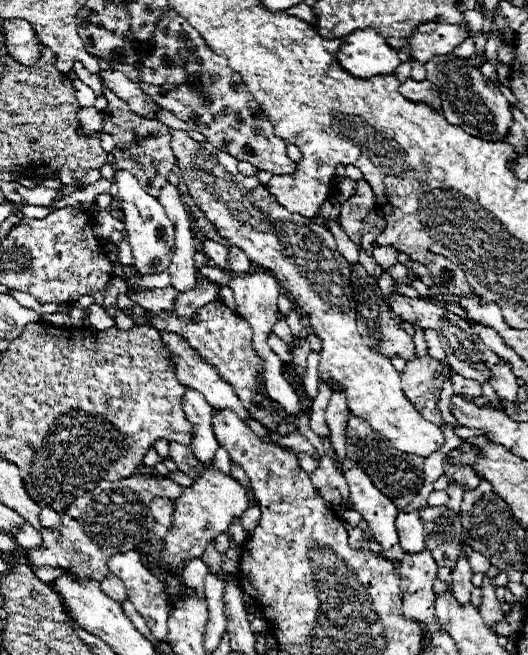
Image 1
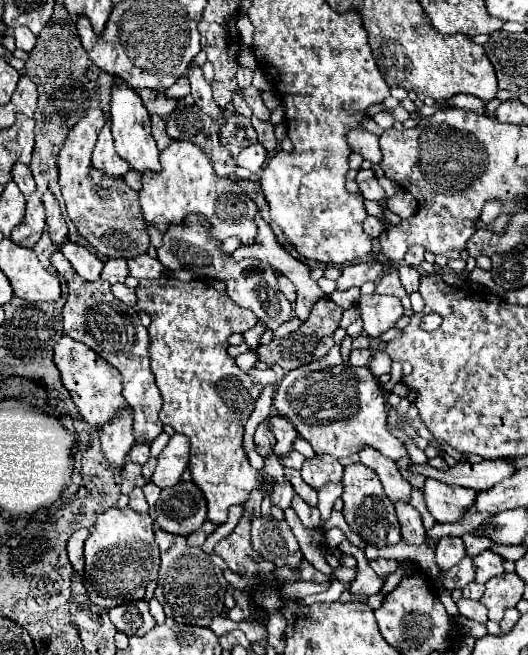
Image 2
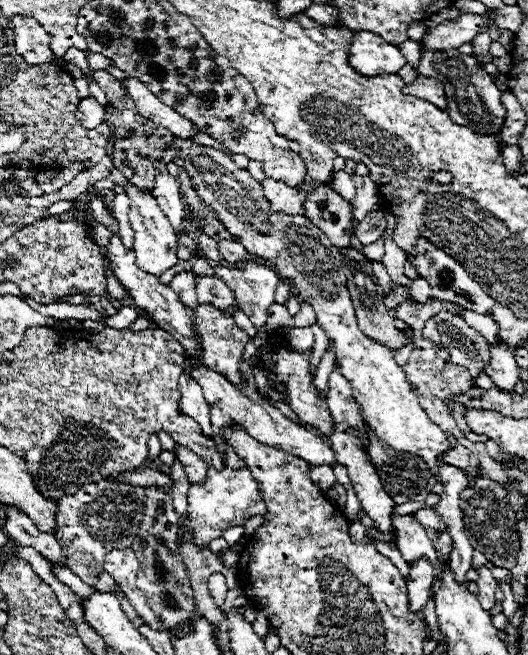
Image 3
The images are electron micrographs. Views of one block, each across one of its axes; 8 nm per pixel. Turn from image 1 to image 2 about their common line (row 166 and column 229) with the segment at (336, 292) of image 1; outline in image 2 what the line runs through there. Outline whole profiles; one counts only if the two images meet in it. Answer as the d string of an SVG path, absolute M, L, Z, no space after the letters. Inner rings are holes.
M176 142L160 152L160 174L142 174L142 192L140 204L146 222L160 232L166 232L170 226L180 226L186 222L188 214L202 214L210 224L208 236L212 240L226 240L228 236L236 236L242 244L252 244L256 240L256 212L258 206L252 198L240 188L240 184L220 178L212 170L212 162L208 156L192 142Z

